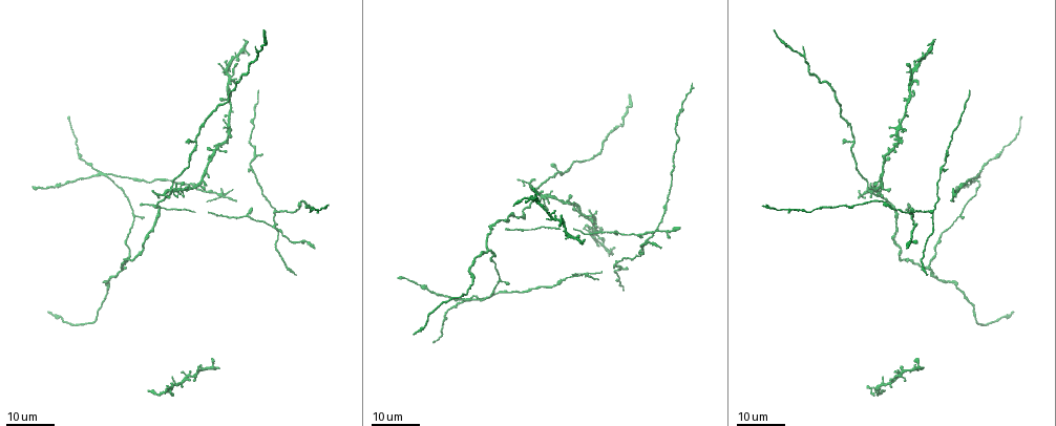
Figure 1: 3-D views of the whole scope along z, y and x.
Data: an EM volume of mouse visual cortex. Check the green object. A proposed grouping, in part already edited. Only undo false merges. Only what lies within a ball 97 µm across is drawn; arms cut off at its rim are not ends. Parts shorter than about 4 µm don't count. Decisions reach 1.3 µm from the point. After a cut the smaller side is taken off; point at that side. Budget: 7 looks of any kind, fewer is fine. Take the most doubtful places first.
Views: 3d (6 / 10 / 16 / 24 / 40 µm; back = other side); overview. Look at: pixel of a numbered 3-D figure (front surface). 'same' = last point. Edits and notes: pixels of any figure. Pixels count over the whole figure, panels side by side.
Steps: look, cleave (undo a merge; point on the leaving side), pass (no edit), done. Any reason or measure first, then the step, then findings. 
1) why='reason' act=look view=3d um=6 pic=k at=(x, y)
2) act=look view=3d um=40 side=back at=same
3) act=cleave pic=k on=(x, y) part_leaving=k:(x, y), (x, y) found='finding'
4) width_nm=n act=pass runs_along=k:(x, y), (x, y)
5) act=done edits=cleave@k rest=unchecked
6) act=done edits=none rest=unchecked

why='branch point' act=look view=3d um=24 pic=1 at=(107, 173)

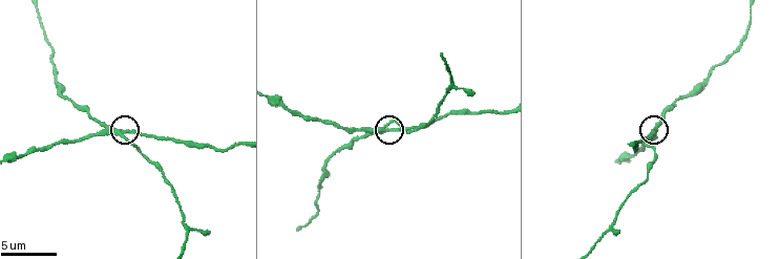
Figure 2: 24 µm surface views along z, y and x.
act=look view=3d um=10 pic=2 at=(386, 130)

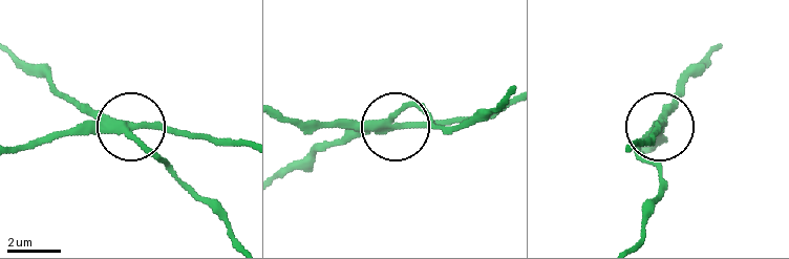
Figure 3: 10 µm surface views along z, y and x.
act=cleave pic=3 on=(73, 128) part_leaving=3:(119, 123), (156, 123), (244, 144) found='a second neuron is stuck on'

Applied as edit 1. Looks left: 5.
why='see it whole again' act=look view=overview

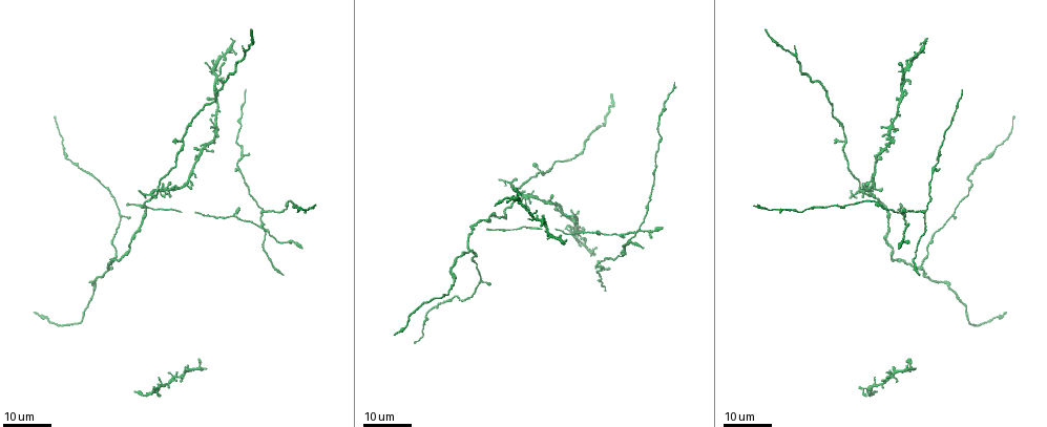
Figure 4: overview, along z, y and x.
why='looks like a crossing' act=look view=3d um=24 pic=4 at=(159, 190)

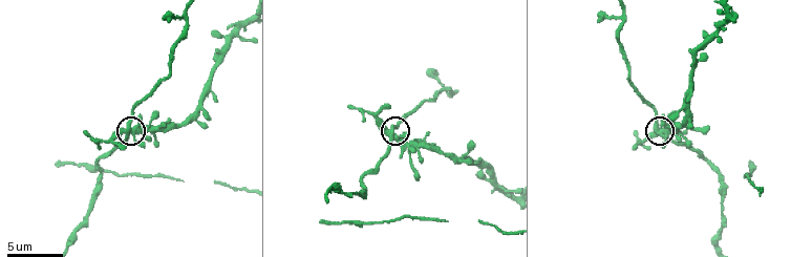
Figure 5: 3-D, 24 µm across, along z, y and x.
why='closer look' act=look view=3d um=10 pic=5 at=(394, 134)

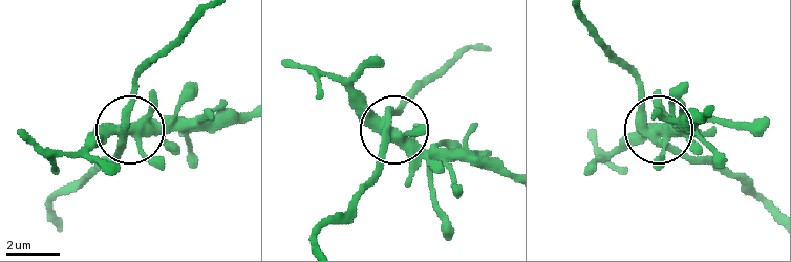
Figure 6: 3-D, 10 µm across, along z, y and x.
act=pass found='continuous, no second neuron'

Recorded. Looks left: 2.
why='branch point' act=look view=3d um=16 pic=4 at=(260, 210)

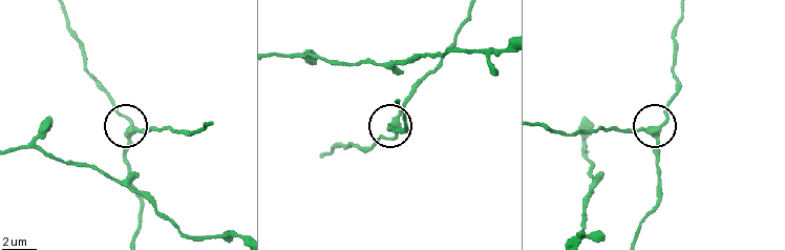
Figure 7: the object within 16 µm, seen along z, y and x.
act=look view=3d um=6 pic=7 at=(656, 131)

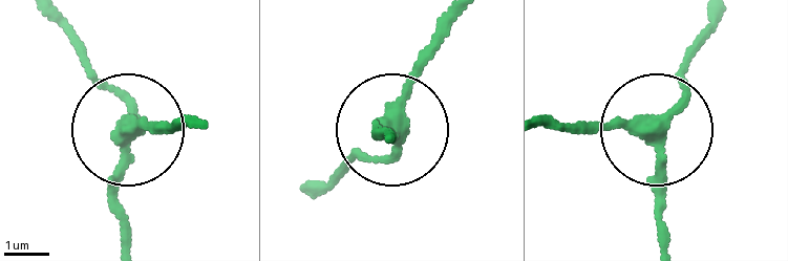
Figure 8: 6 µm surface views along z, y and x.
act=pass found='all the same neuron'

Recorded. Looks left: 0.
act=done edits=cleave@3 rest=unchecked

